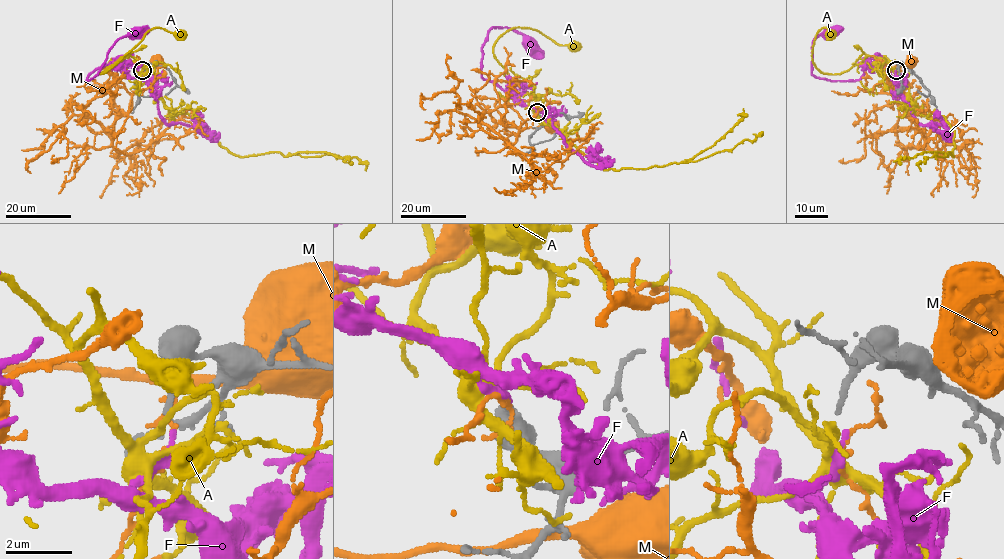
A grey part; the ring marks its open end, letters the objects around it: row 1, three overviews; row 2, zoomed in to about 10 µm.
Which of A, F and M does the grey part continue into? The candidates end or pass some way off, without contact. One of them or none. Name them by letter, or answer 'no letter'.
A

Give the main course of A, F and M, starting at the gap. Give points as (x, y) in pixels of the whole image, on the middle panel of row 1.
A: (537, 112), (546, 124), (555, 126), (603, 170), (697, 161), (760, 136)
F: (538, 113), (482, 76), (481, 70), (482, 44), (492, 27), (509, 27), (520, 33), (531, 45)
M: (538, 113), (523, 122), (522, 131), (526, 123), (507, 103), (500, 99), (495, 103), (515, 126), (551, 126)

